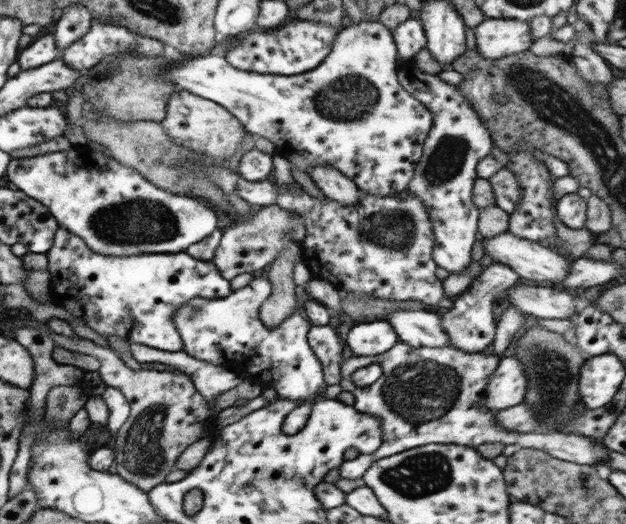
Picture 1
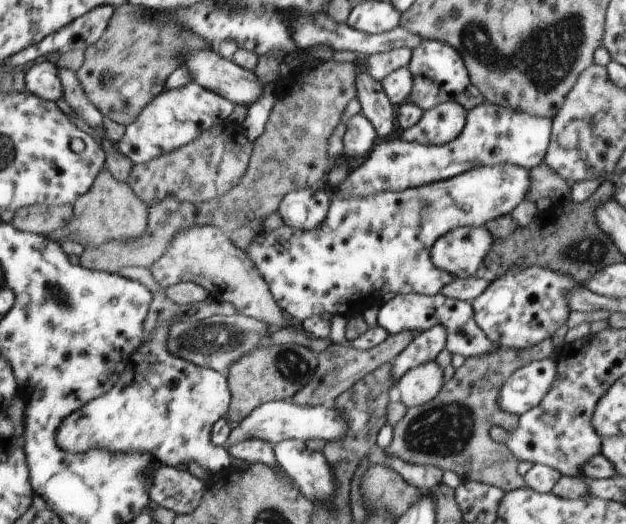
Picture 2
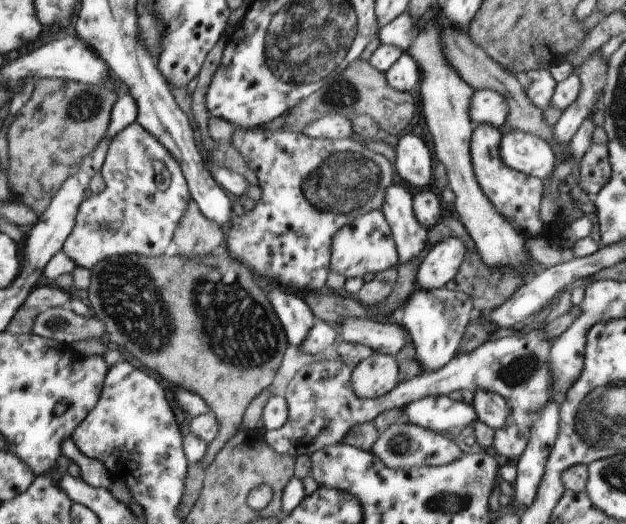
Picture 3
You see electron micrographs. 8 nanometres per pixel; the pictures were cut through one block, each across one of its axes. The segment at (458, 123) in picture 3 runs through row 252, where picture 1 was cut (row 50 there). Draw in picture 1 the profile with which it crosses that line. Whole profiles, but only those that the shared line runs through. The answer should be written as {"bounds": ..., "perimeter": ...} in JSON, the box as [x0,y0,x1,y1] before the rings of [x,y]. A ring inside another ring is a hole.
{"bounds":[475,19,534,59],"perimeter":[[[487,19],[475,26],[476,50],[489,59],[529,51],[534,42],[530,23],[518,20]]]}

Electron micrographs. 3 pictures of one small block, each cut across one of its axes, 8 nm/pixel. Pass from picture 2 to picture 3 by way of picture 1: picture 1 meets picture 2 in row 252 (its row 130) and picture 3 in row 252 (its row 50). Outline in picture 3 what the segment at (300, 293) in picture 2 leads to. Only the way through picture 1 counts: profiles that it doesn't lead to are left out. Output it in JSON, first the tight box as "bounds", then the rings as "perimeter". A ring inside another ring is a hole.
{"bounds":[330,210,398,279],"perimeter":[[[372,210],[368,214],[360,214],[354,218],[346,228],[338,230],[336,238],[332,240],[330,270],[342,274],[345,279],[364,277],[366,273],[383,272],[398,263],[398,254],[393,235],[381,210]]]}

